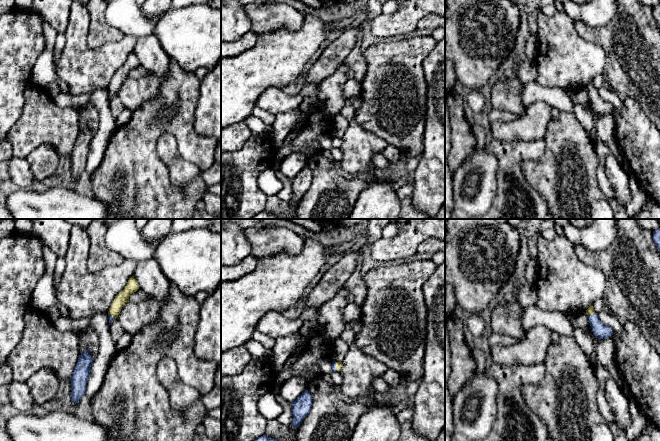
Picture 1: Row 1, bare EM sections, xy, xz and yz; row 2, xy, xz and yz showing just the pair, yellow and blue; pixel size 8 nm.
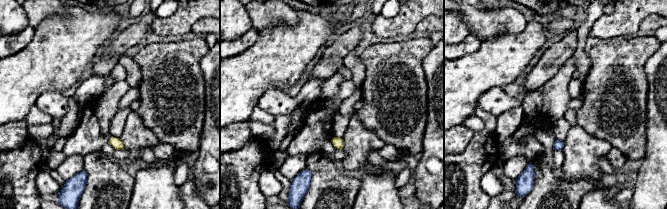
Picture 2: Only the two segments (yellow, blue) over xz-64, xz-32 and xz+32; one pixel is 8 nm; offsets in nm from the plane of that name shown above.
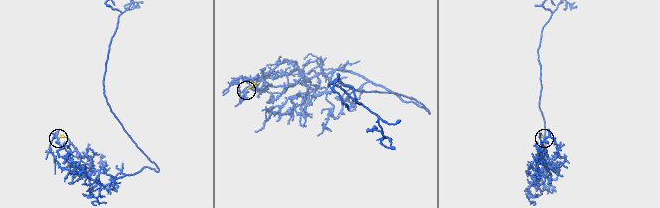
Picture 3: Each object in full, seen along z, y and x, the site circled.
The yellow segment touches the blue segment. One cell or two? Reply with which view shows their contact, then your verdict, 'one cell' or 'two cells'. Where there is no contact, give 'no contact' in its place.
meets yellow in yz; one cell

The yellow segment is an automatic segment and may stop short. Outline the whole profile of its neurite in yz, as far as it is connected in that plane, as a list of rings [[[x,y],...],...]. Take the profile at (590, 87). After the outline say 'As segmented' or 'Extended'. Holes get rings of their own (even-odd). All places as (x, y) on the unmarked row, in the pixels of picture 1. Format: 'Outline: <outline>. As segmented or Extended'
Outline: [[[591,81],[587,86],[586,89],[588,91],[589,99],[592,104],[594,111],[598,115],[607,115],[613,111],[613,106],[608,101],[603,100],[598,91],[595,89],[593,81]]]. Extended

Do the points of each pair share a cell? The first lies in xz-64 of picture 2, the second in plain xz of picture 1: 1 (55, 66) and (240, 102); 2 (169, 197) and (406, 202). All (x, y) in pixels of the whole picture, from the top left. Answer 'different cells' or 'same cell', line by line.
1: same cell
2: different cells

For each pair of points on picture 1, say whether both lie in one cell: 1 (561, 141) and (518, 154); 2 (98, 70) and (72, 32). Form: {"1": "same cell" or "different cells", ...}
{"1": "different cells", "2": "same cell"}

